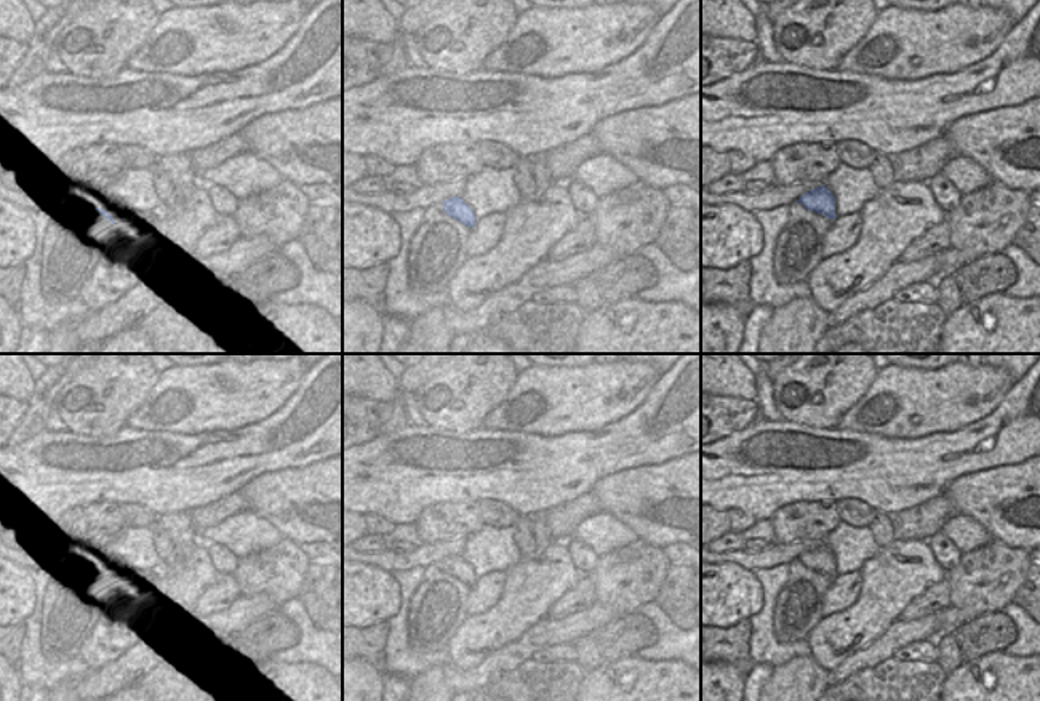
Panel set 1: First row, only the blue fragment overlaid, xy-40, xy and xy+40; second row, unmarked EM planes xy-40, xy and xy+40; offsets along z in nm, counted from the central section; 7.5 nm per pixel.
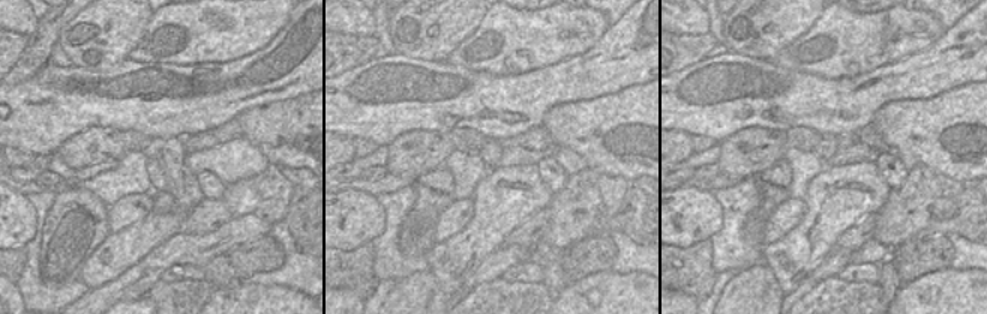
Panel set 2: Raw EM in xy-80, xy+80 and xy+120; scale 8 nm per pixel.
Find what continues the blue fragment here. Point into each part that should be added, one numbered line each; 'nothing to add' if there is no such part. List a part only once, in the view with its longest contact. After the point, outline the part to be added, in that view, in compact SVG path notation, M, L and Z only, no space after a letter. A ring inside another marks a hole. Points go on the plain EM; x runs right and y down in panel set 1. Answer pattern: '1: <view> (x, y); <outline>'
1: xy (437, 607); M443 560L426 567L424 579L408 603L408 642L422 653L446 650L466 619L470 586L443 570Z

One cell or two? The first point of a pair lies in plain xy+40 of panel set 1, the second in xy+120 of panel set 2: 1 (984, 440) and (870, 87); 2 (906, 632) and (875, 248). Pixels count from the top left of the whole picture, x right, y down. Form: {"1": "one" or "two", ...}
{"1": "one", "2": "two"}

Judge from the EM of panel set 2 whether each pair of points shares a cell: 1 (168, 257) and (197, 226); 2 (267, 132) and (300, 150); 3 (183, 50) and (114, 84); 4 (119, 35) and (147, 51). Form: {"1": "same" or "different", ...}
{"1": "different", "2": "same", "3": "different", "4": "different"}

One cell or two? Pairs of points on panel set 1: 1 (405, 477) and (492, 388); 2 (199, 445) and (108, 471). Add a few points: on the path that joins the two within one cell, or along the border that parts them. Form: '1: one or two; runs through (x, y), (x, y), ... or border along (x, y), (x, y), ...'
1: two; border along (424, 424), (434, 429), (458, 432), (480, 428)
2: one; runs through (176, 468), (130, 468)

